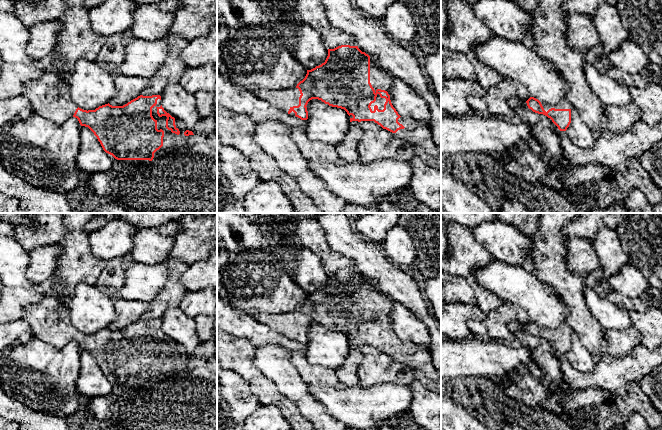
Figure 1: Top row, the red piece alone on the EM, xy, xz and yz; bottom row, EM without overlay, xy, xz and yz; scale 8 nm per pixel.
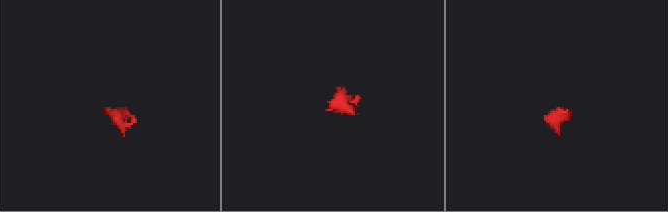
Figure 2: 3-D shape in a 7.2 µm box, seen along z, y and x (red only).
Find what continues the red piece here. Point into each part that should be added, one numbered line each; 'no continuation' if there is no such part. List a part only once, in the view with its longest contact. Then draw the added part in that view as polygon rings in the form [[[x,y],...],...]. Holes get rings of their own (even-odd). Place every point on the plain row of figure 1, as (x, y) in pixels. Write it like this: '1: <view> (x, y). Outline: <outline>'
1: xz (282, 323). Outline: [[[298,312],[286,314],[260,313],[253,315],[253,317],[258,322],[272,328],[286,337],[288,337],[291,331],[299,329],[299,321],[301,319]]]
2: xz (415, 356). Outline: [[[400,341],[398,346],[405,351],[396,356],[398,360],[404,362],[412,369],[419,370],[422,376],[432,380],[439,378],[439,372],[433,364],[430,351],[419,344],[408,341]]]

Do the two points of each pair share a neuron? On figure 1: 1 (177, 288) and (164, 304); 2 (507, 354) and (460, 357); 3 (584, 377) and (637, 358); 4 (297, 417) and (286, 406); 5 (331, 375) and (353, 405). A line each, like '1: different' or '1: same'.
1: same
2: same
3: same
4: same
5: different

